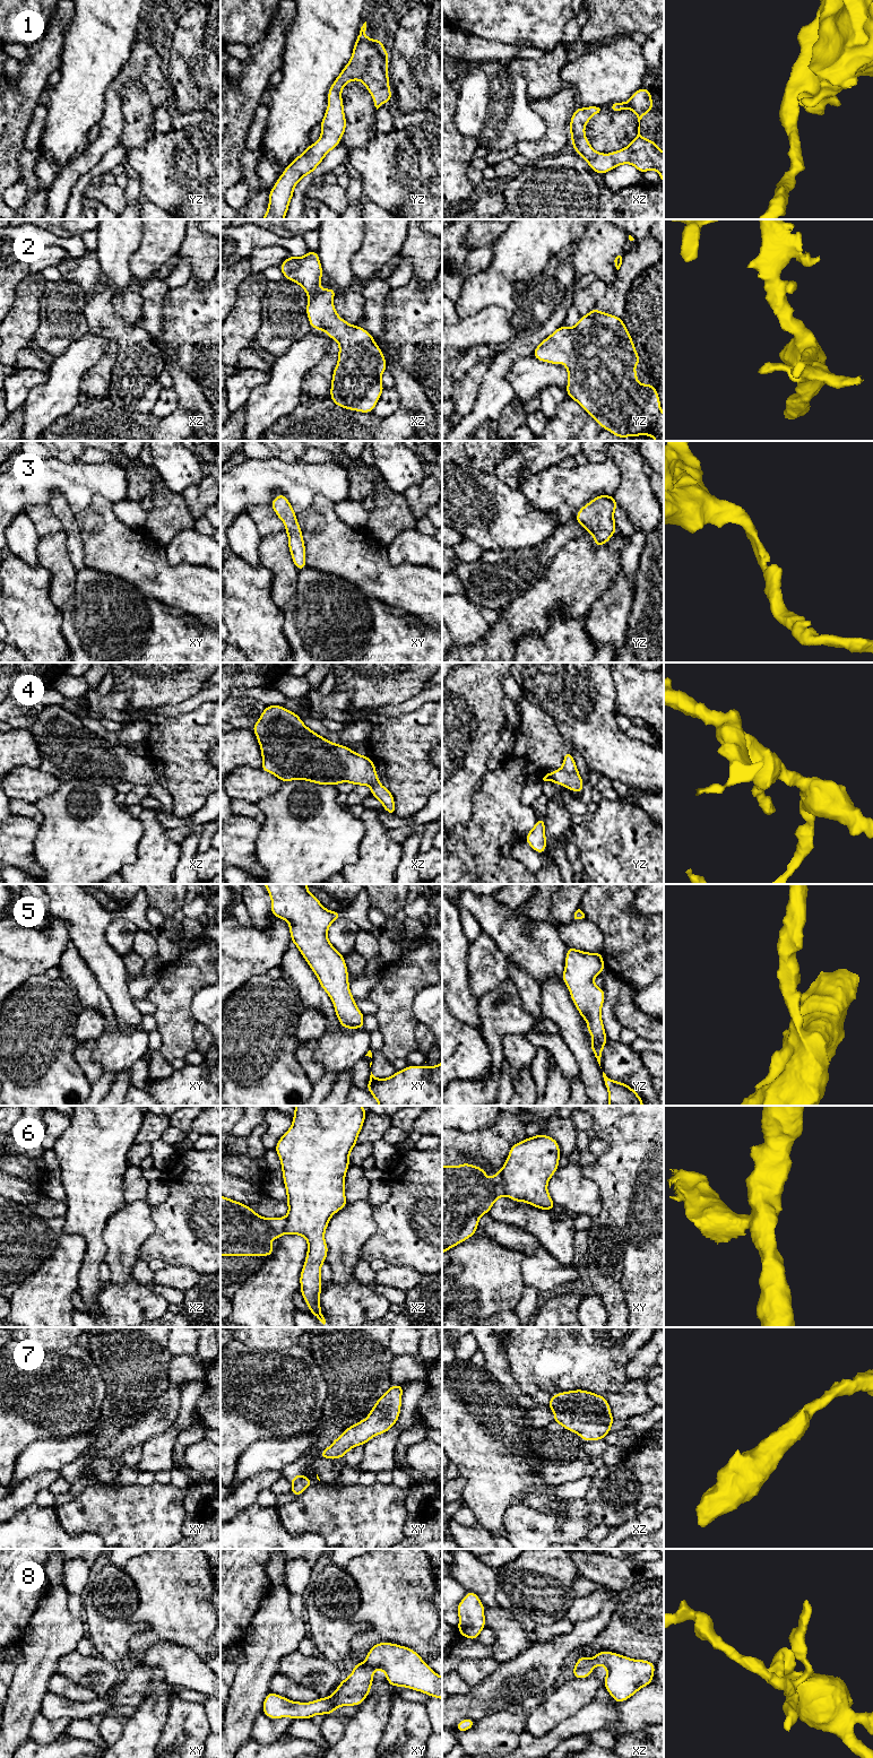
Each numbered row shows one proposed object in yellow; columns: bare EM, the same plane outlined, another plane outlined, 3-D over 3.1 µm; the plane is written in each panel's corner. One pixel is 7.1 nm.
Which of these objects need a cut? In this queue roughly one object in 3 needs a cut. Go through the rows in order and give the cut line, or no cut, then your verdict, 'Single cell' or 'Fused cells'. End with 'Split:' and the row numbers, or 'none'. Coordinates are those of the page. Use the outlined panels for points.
1: No split. Single cell
2: No split. Single cell
3: No split. Single cell
4: No split. Single cell
5: No split. Single cell
6: Split along xy (500, 1171), (507, 1194). Fused cells
7: No split. Single cell
8: No split. Single cell
Split: 6

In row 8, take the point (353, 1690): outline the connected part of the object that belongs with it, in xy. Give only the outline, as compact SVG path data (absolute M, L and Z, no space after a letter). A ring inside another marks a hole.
M377 1643L370 1648L365 1661L355 1663L352 1674L345 1678L329 1697L301 1703L268 1691L262 1714L273 1720L311 1720L318 1714L332 1714L337 1707L358 1706L371 1690L375 1670L384 1672L391 1687L406 1687L442 1700L442 1677L436 1674L417 1652L395 1643Z

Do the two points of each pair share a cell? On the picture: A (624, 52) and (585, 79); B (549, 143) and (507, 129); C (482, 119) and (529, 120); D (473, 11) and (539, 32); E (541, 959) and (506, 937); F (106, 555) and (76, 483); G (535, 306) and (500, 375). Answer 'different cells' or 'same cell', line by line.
A: same cell
B: different cells
C: same cell
D: same cell
E: same cell
F: different cells
G: same cell

